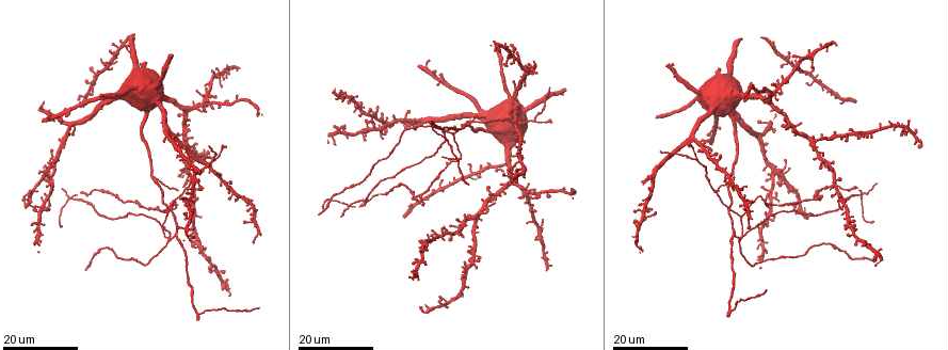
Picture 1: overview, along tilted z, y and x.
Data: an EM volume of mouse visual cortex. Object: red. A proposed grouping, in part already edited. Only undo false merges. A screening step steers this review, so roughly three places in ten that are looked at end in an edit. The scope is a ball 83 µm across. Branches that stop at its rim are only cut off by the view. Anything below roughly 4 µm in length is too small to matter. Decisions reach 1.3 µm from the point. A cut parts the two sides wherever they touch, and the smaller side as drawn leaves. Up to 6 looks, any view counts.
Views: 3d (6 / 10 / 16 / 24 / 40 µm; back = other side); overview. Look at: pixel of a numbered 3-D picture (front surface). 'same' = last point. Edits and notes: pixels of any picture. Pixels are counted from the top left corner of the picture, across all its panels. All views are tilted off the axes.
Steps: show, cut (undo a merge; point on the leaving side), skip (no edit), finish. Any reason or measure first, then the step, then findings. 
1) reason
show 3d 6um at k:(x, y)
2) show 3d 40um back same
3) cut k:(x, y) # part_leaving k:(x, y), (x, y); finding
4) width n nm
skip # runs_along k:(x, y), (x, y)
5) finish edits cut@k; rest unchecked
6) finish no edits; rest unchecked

thin arm on a thick one
show 3d 16um at 1:(727, 206)

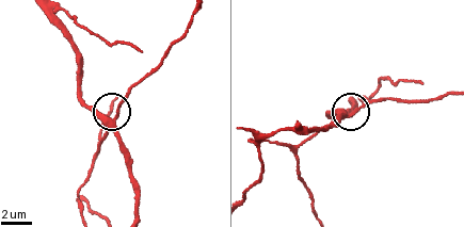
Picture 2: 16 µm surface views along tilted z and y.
show 3d 10um at 2:(114, 123)

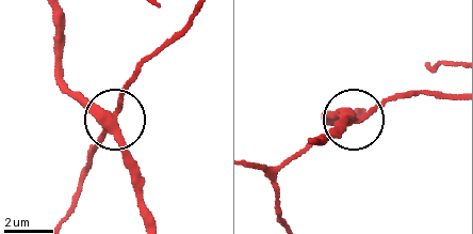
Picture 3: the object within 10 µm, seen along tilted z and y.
arms 4
skip # runs_along 3:(52, 20), (60, 76), (103, 115), (117, 115), (133, 75); continuous, no second cell

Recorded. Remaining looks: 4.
branch point
show 3d 24um at 1:(451, 133)

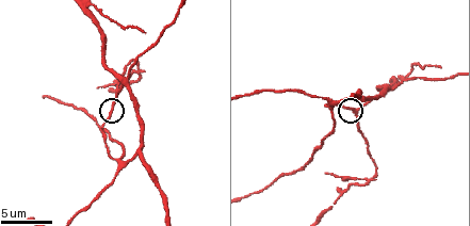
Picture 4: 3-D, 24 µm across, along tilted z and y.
show 3d 6um at 4:(350, 109)

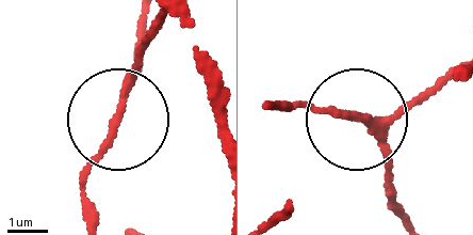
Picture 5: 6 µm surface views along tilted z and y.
arms 3
skip # one cell here

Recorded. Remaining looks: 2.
three-way junction
show 3d 24um at 1:(532, 119)

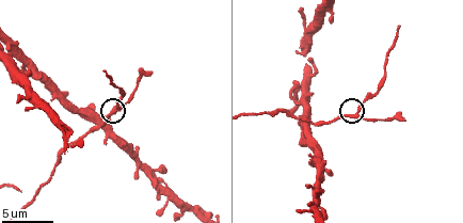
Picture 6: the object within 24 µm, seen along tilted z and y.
show 3d 6um at 6:(359, 114)

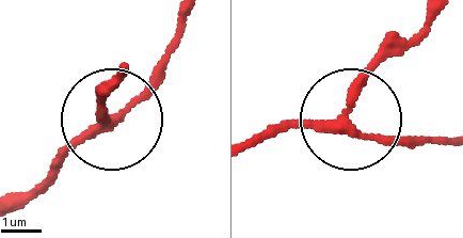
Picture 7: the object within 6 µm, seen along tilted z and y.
side_arm 5 um; arms 3
skip # all the same cell

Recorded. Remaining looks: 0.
finish no edits; rest unchecked

